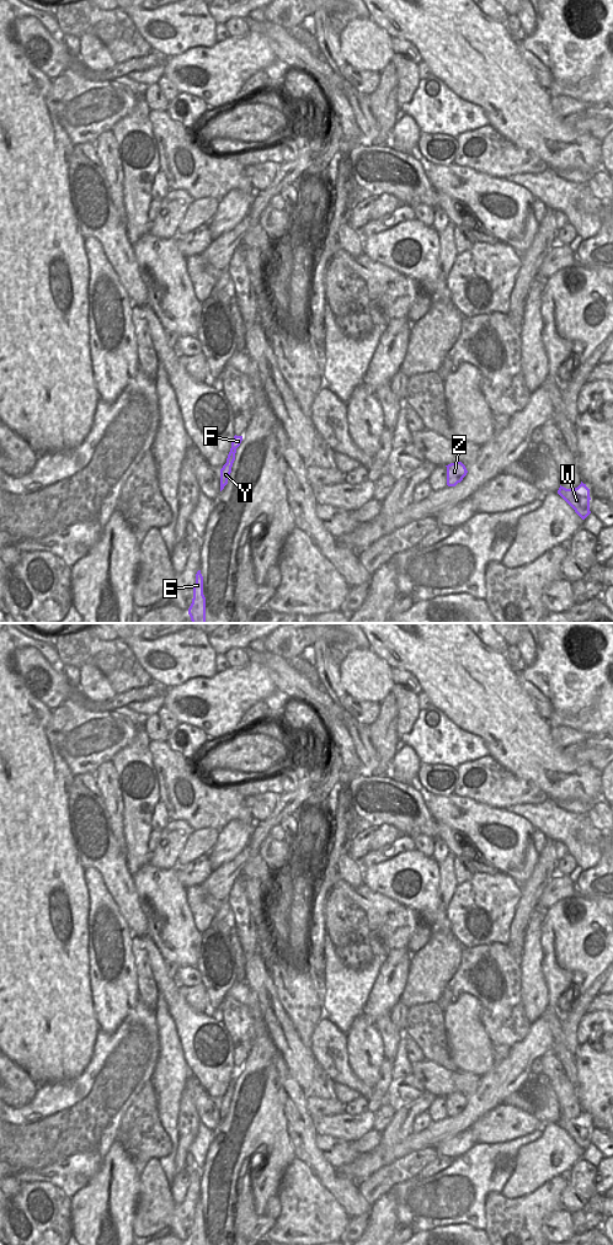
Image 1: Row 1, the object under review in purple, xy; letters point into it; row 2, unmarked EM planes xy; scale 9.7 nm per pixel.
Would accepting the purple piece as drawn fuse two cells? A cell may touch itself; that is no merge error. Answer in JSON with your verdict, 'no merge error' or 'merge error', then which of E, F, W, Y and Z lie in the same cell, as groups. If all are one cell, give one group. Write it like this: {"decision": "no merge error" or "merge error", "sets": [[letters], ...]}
{"decision": "merge error", "sets": [["E", "F", "W", "Y"], ["Z"]]}

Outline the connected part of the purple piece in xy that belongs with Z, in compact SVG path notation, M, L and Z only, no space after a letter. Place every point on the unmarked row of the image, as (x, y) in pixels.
M459 1091L451 1094L446 1097L447 1097L447 1116L448 1117L455 1117L458 1113L463 1111L463 1108L468 1103L465 1096Z

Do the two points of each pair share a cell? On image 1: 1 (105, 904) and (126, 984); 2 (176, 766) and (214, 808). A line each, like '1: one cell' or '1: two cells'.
1: one cell
2: one cell

